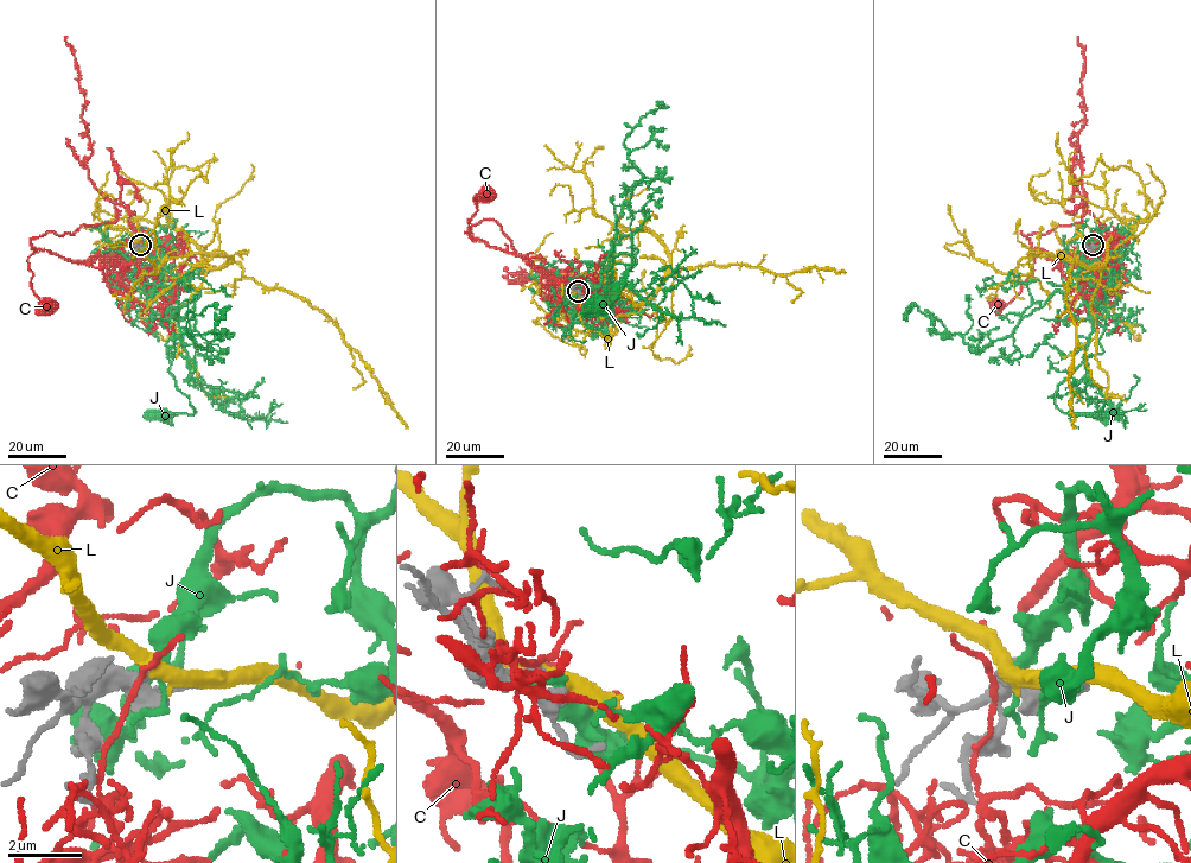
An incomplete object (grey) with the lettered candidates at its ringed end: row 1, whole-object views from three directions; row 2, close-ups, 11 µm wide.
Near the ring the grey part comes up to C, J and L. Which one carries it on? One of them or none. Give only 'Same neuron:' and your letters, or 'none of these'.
Same neuron: J

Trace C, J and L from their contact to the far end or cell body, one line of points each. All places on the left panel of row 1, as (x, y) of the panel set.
C: (139, 245), (126, 268), (110, 257), (71, 261), (46, 249), (32, 253), (32, 291), (39, 304), (49, 304)
J: (140, 245), (157, 233), (163, 255), (148, 305), (171, 328), (169, 372), (195, 412), (165, 418)
L: (140, 245), (188, 238), (208, 266), (237, 262), (243, 274), (267, 287), (303, 297), (360, 354), (408, 427)

